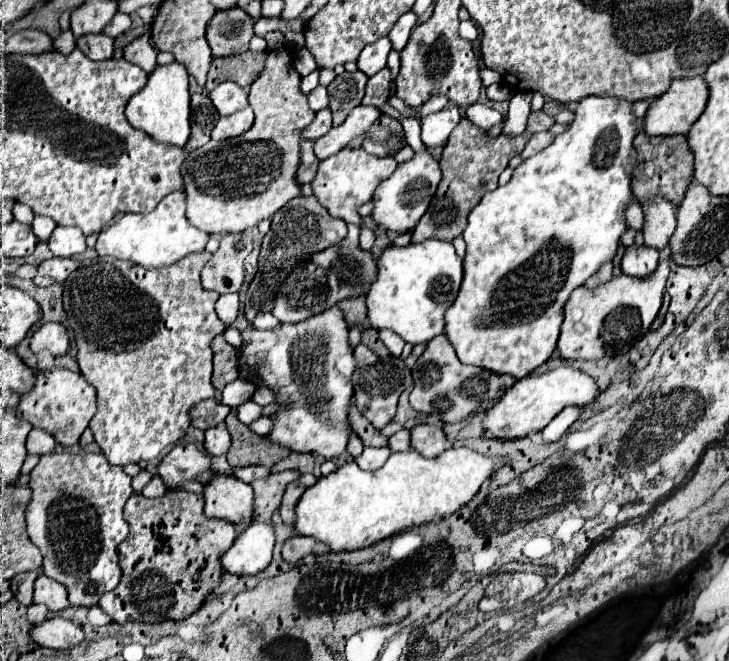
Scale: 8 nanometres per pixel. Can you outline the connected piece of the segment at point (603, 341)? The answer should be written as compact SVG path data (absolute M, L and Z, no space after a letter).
M667 257L661 259L653 275L649 275L649 279L637 279L621 273L619 277L613 277L611 281L595 289L575 289L569 301L565 303L565 319L557 343L559 355L563 359L575 361L599 359L605 355L613 357L617 353L623 353L635 341L639 341L649 331L663 303L663 289L669 275L669 263L671 261Z

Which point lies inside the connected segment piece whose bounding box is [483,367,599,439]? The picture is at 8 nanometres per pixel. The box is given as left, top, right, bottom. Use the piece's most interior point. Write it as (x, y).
(533, 401)

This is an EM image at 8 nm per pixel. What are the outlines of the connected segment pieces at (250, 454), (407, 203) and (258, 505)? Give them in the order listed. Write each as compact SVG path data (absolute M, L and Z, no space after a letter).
M229 415L225 419L225 425L233 439L231 451L227 453L227 461L231 467L247 467L247 465L273 467L275 463L279 463L289 455L287 449L271 443L267 437L255 435L235 415Z
M427 149L421 153L415 153L413 159L399 163L395 173L389 179L385 179L373 193L371 217L373 217L375 225L381 229L387 229L387 231L397 231L397 233L411 231L419 223L423 213L427 211L427 207L437 191L439 181L441 181L439 163L433 159L433 155Z
M281 471L251 483L255 499L253 499L253 519L269 523L273 513L279 509L285 487L295 481L301 473L299 471Z

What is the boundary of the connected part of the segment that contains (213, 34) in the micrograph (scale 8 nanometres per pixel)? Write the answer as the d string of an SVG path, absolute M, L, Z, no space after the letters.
M241 7L217 11L207 23L207 41L213 49L213 57L227 57L245 53L253 37L255 19Z

